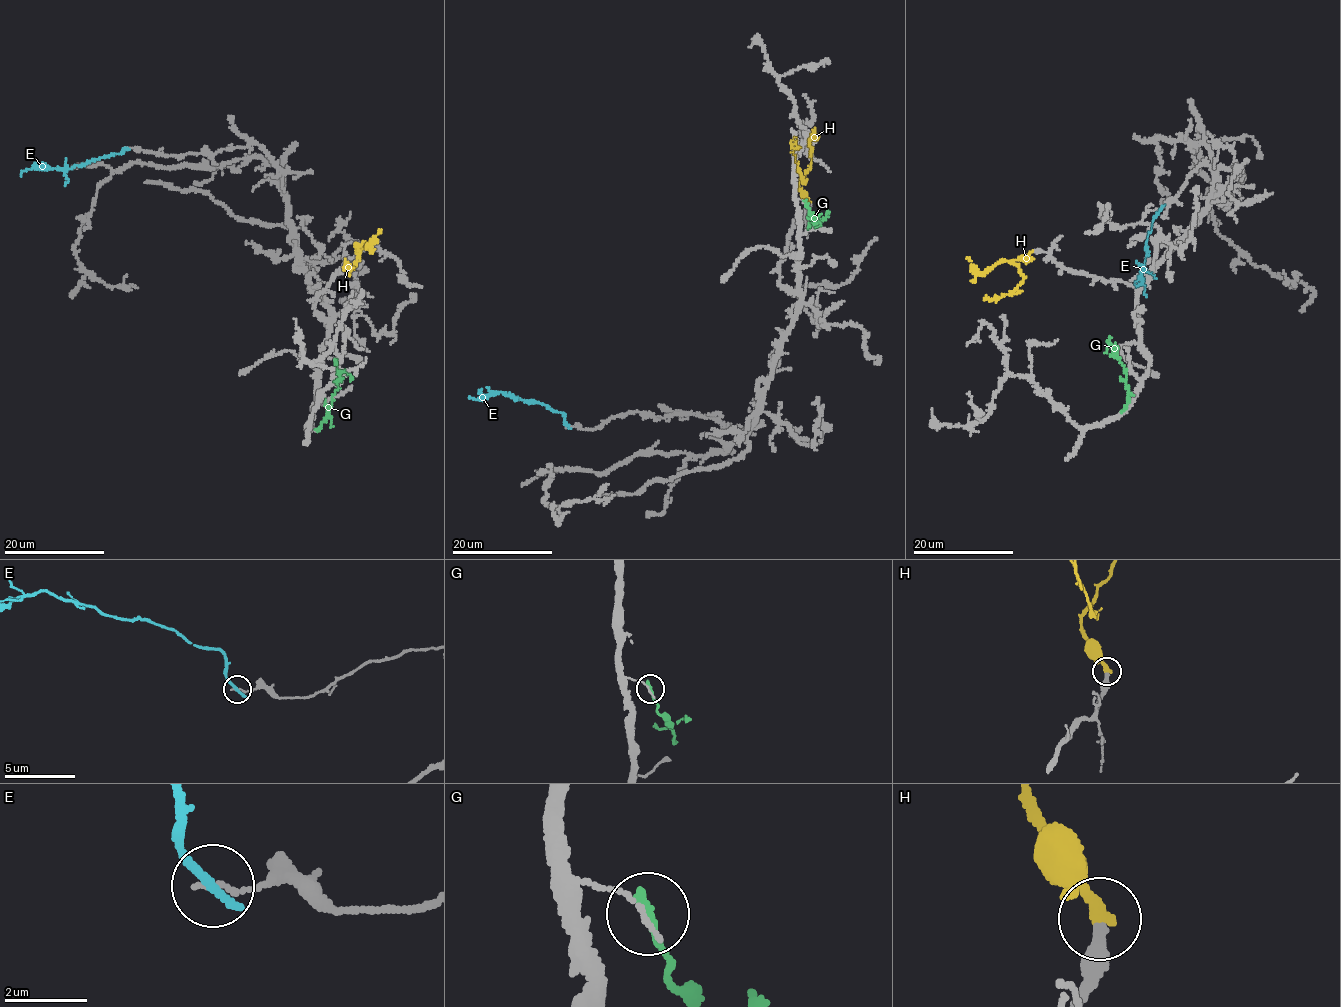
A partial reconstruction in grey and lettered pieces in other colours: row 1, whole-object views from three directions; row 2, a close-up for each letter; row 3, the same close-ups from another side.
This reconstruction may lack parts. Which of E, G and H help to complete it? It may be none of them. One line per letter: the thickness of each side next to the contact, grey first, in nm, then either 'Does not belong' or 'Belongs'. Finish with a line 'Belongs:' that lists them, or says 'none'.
E: Thickness 120 nm (grey) against 280 nm. Does not belong
G: Thickness 120 nm (grey) against 220 nm. Does not belong
H: Thickness 280 nm (grey) against 320 nm. Belongs
Belongs: H

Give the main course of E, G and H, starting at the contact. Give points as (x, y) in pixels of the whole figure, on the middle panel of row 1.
E: (568, 426), (561, 413), (510, 394), (495, 392), (477, 398), (469, 397)
G: (806, 204), (813, 223), (824, 219), (827, 209)
H: (809, 202), (800, 186), (802, 180), (805, 181), (802, 181), (791, 147), (796, 137)

